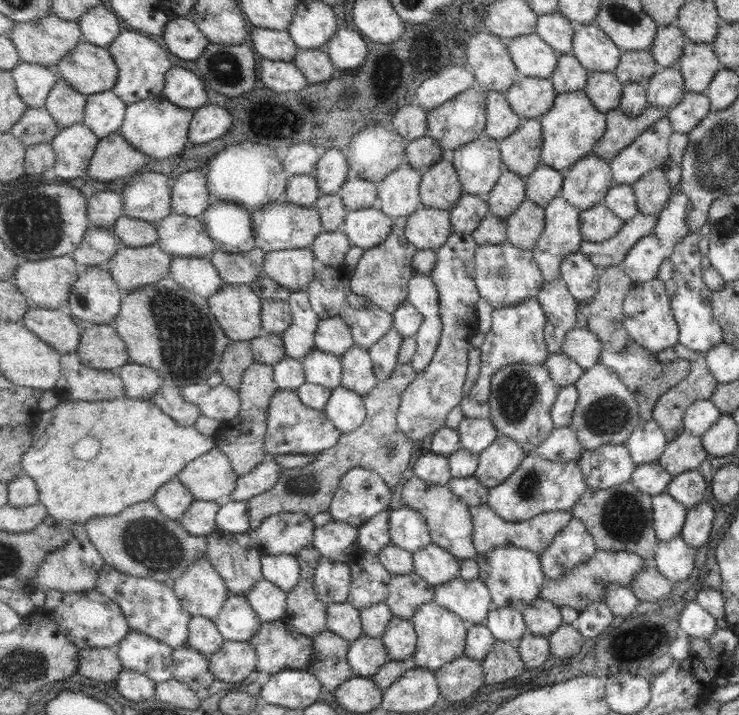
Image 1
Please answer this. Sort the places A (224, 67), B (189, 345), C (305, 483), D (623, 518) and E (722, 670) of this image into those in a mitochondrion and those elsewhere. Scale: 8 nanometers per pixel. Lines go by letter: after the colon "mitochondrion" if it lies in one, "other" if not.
A: mitochondrion
B: mitochondrion
C: mitochondrion
D: mitochondrion
E: other

